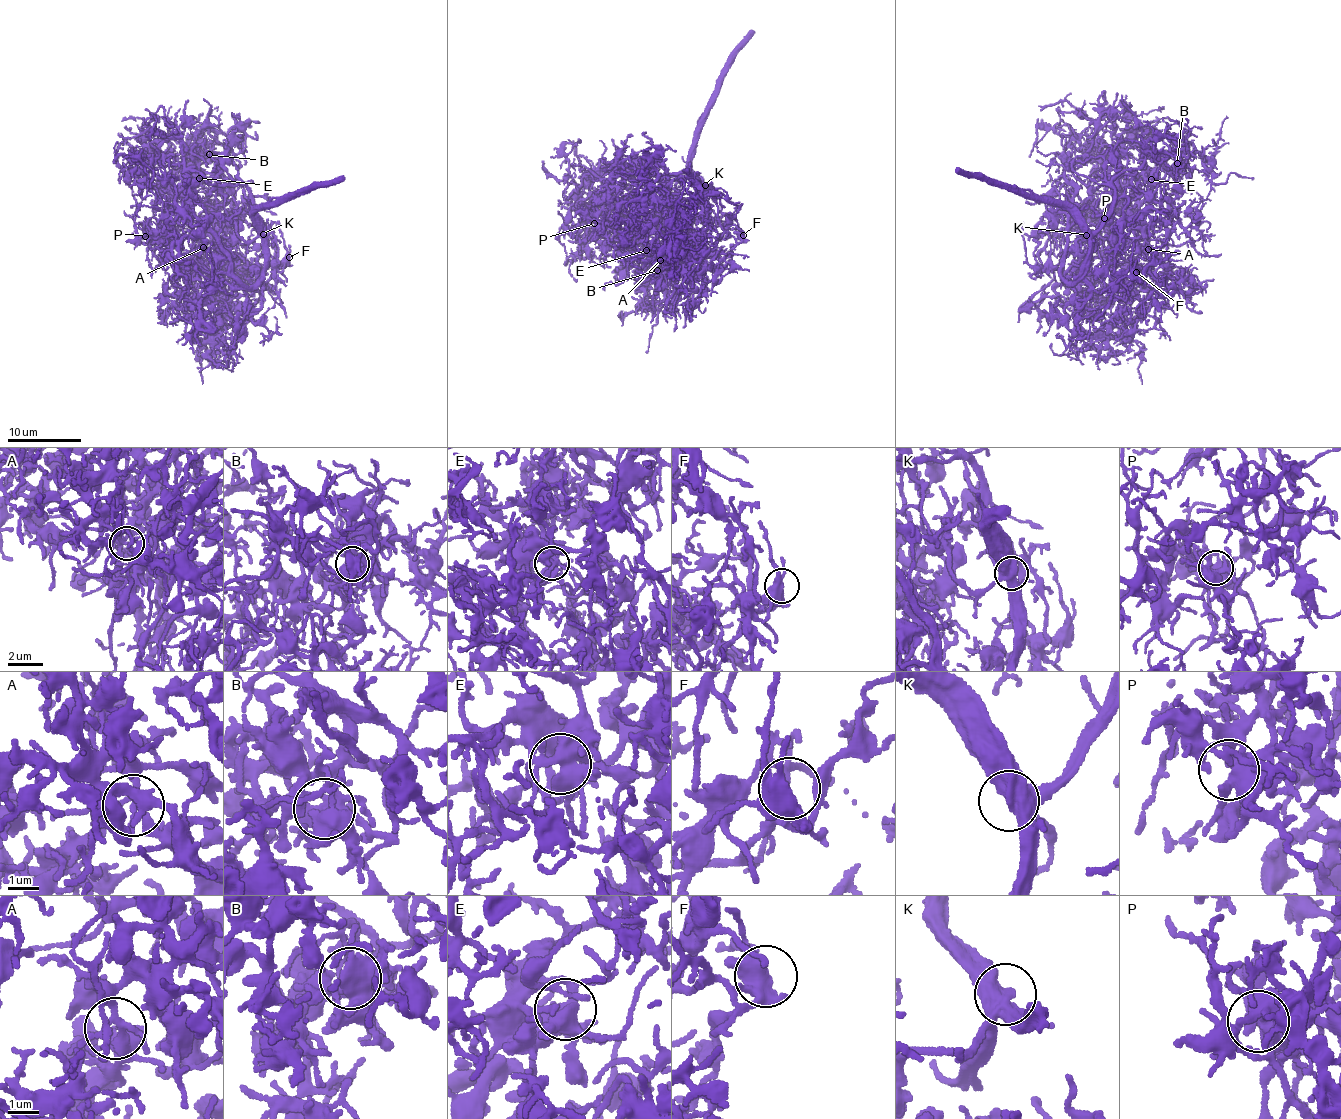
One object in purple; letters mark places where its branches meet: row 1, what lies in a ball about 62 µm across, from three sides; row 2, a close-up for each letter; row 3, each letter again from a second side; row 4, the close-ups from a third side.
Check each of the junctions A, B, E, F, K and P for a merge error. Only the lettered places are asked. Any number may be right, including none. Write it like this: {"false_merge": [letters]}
{"false_merge": []}

